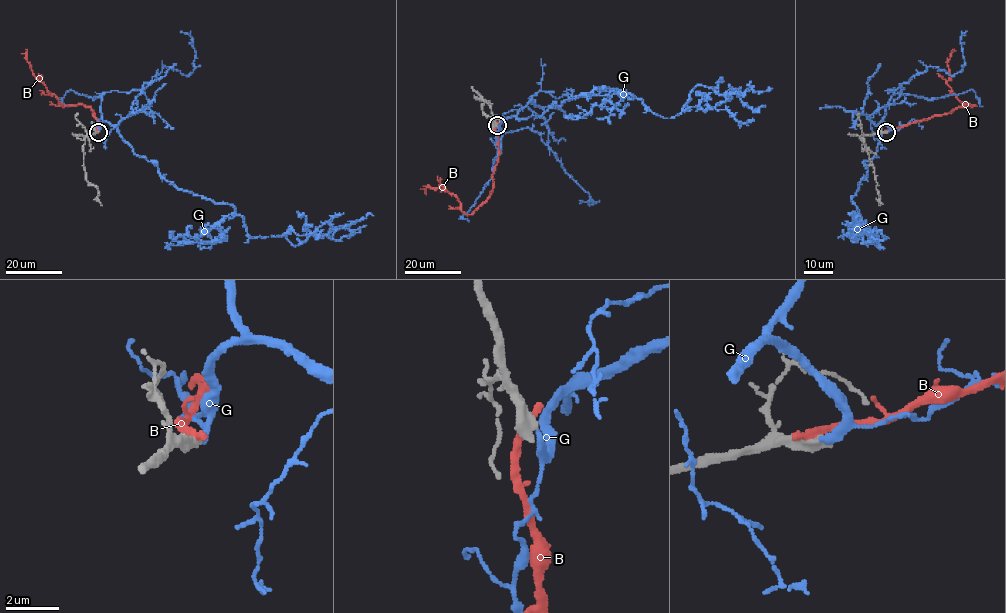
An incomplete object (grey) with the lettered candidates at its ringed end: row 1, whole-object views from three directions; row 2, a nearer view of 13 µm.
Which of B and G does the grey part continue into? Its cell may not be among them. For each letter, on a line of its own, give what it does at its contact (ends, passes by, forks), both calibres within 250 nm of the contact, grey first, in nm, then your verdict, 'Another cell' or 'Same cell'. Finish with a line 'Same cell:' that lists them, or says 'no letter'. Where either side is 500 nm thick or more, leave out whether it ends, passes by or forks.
B: Thickness 600 nm (grey) against 320 nm. Another cell
G: Thickness 550 nm (grey) against 240 nm. Same cell
Same cell: G

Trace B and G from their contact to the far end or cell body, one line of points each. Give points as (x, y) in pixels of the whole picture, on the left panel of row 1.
B: (97, 132), (99, 122), (90, 107), (63, 107), (36, 77), (26, 58), (25, 49)
G: (98, 132), (101, 122), (112, 124), (165, 179), (230, 204), (251, 237), (324, 235), (373, 215)

